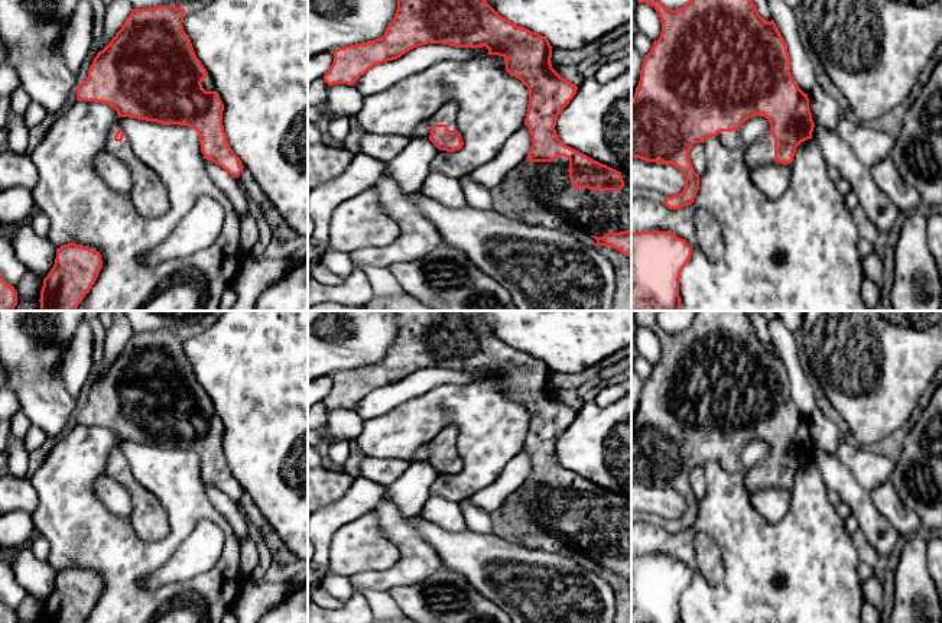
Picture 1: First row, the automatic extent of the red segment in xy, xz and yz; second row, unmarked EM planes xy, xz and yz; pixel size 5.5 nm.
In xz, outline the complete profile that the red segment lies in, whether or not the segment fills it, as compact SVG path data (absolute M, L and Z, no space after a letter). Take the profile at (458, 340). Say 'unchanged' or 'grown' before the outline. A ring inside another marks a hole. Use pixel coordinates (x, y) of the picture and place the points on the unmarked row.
grown; M397 311L397 334L384 358L335 373L334 386L324 405L328 409L354 409L368 393L428 367L455 371L485 370L487 379L503 380L506 395L529 413L524 448L532 460L532 471L516 499L526 503L536 522L559 542L582 557L589 557L598 570L613 571L631 581L631 500L588 481L558 461L555 454L558 439L574 422L578 411L552 392L552 370L546 360L500 340L475 315L477 312L480 311Z

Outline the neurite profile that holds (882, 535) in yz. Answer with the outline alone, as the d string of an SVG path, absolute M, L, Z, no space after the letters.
M815 450L812 463L819 470L824 486L834 490L838 500L850 506L851 515L857 519L860 530L873 549L881 557L889 557L900 535L891 522L873 504L870 491L855 481L851 471L835 454Z

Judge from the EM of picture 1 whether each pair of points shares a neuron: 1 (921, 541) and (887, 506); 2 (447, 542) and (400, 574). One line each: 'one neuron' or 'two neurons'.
1: two neurons
2: two neurons

